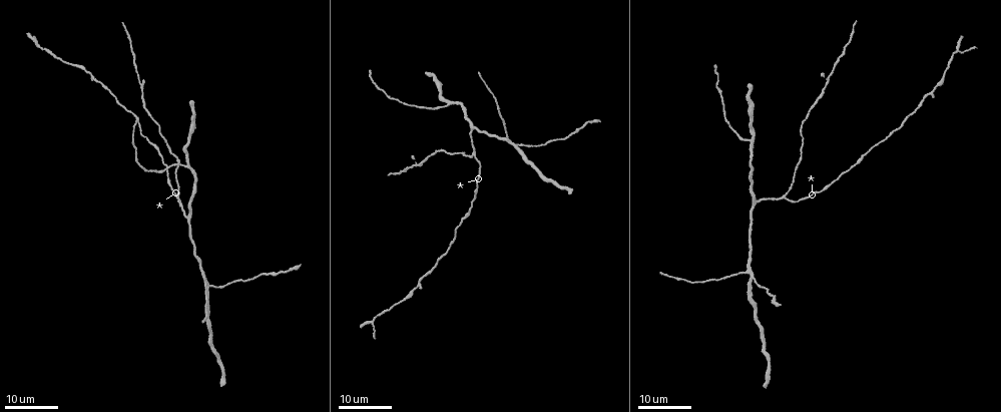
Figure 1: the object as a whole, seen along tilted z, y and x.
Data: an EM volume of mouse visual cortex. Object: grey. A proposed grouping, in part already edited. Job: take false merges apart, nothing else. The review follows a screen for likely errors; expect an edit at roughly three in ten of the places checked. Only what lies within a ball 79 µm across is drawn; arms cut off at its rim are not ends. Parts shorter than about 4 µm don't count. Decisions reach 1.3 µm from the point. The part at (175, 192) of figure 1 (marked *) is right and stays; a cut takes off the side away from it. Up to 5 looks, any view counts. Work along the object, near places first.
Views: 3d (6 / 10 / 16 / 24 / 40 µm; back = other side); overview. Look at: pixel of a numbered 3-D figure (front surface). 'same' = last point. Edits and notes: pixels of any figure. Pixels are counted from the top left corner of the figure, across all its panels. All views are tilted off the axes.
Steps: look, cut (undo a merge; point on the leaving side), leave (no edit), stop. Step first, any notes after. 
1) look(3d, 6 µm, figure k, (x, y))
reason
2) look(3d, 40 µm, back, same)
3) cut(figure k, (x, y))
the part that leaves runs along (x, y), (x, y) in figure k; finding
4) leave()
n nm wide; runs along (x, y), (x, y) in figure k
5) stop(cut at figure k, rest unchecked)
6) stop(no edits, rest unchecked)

look(3d, 24 µm, figure 1, (451, 103))
three arms meet

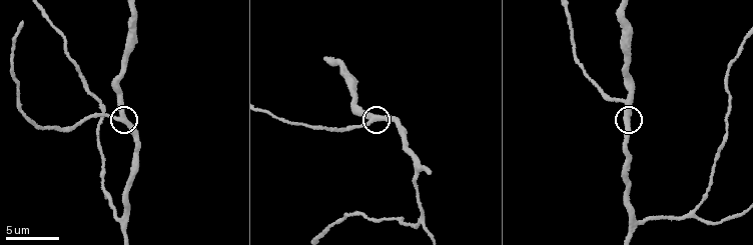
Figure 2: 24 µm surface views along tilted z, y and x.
look(3d, 10 µm, figure 2, (628, 112))

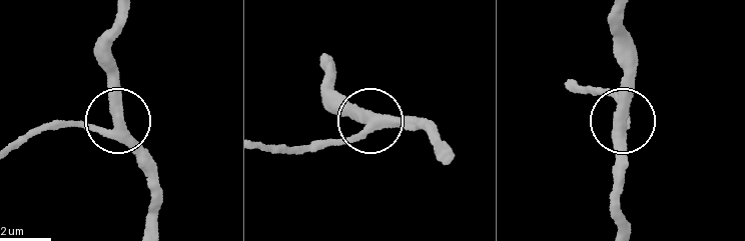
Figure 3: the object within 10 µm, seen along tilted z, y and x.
leave()
370 nm wide; runs along (439, 159), (411, 116), (368, 117), (348, 102) in figure 3; one cell here

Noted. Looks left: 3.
look(3d, 16 µm, figure 1, (749, 272))
arms part here

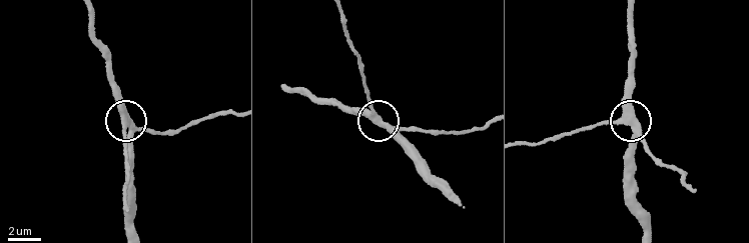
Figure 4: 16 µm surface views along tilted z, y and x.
look(3d, 10 µm, figure 4, (375, 116))

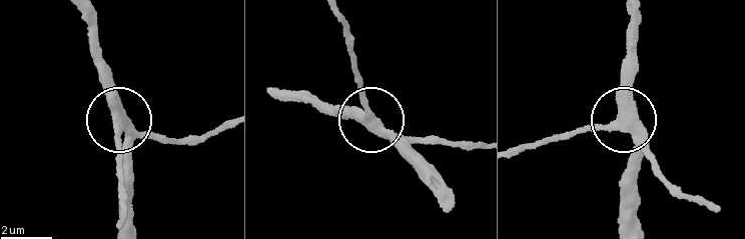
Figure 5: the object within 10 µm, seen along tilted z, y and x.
look(3d, 6 µm, figure 5, (373, 117))

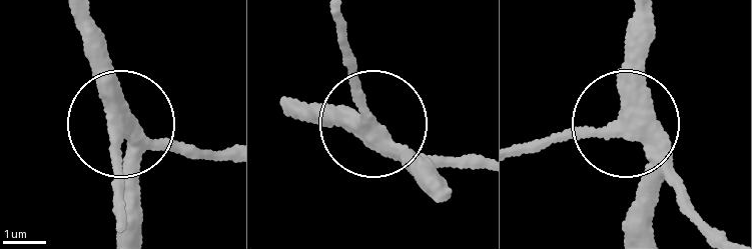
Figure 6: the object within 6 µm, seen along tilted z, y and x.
leave()
runs along (291, 106), (363, 126), (348, 48) in figure 6; all the same cell

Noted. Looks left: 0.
stop(no edits, rest unchecked)

